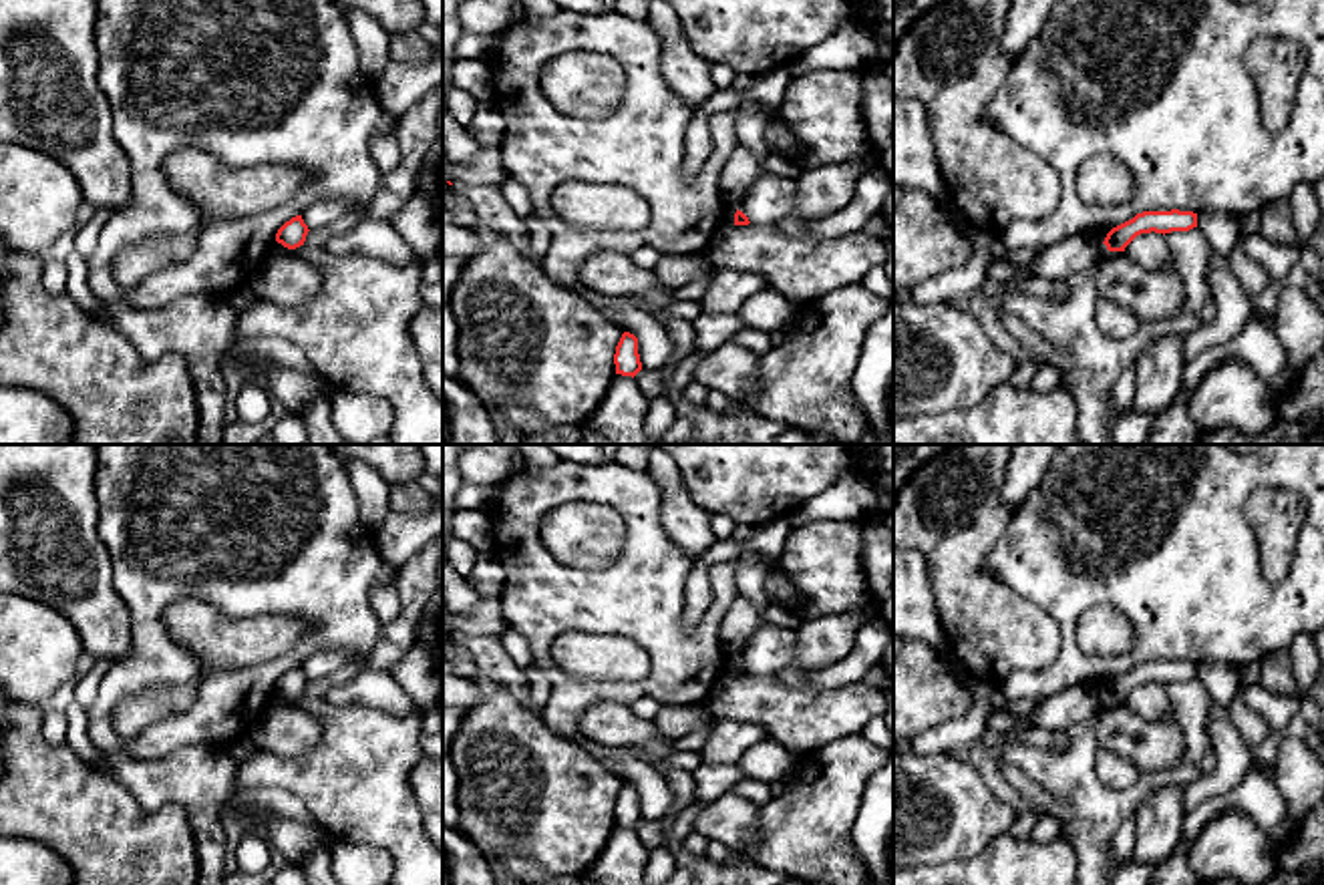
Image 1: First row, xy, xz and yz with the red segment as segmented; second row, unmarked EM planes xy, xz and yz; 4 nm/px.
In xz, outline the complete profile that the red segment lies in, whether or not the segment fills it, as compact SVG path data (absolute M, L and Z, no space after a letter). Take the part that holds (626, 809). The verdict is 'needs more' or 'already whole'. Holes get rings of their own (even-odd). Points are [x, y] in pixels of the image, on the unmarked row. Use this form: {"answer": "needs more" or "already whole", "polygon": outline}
{"answer": "already whole", "polygon": "M624 782L614 805L616 825L636 827L642 821L638 805L638 788L630 782Z"}

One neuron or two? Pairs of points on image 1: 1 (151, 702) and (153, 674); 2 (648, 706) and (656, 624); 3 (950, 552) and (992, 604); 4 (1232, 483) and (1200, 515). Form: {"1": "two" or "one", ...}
{"1": "two", "2": "two", "3": "one", "4": "one"}

